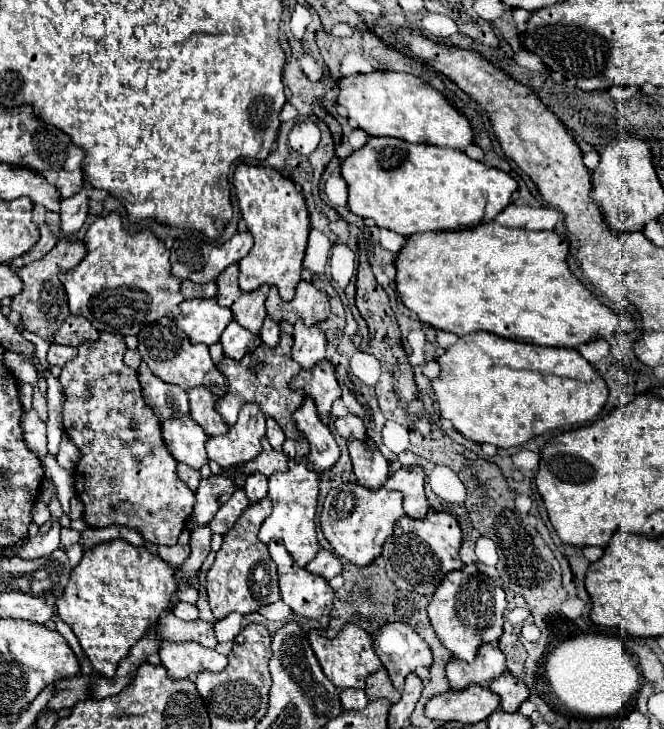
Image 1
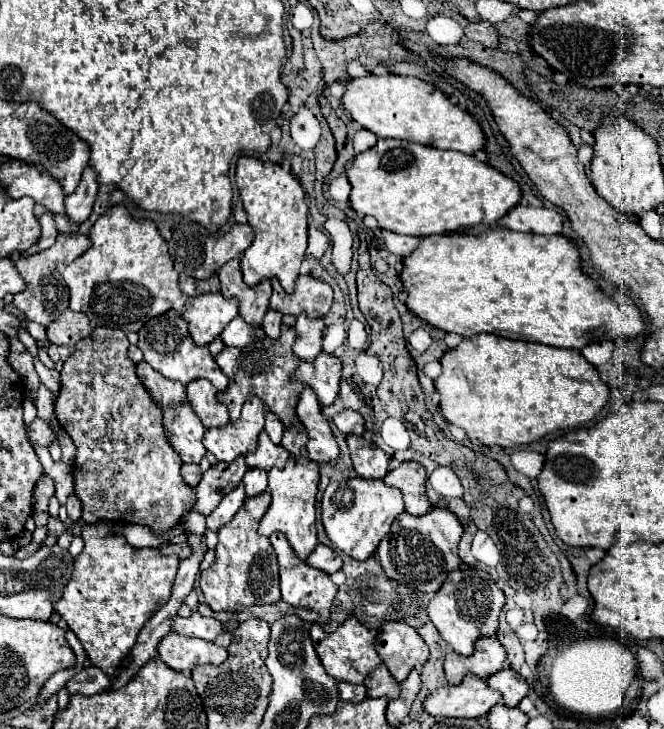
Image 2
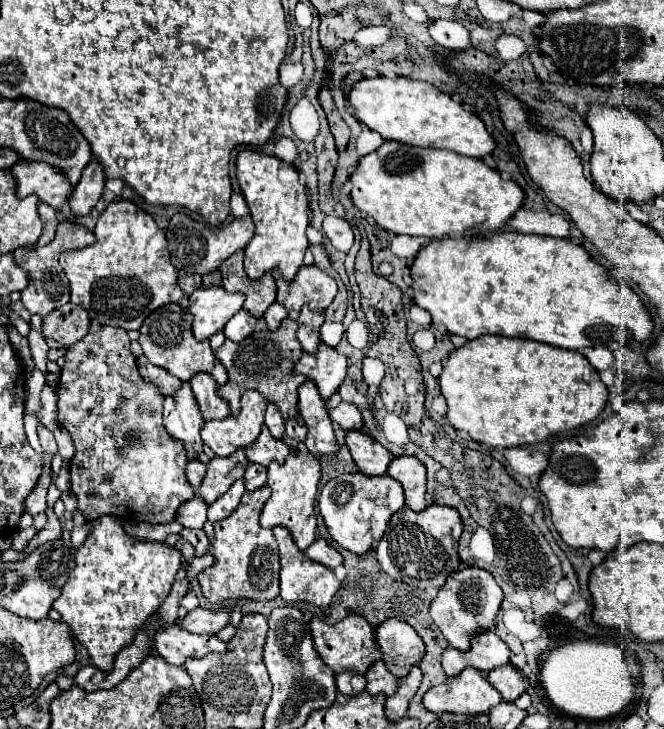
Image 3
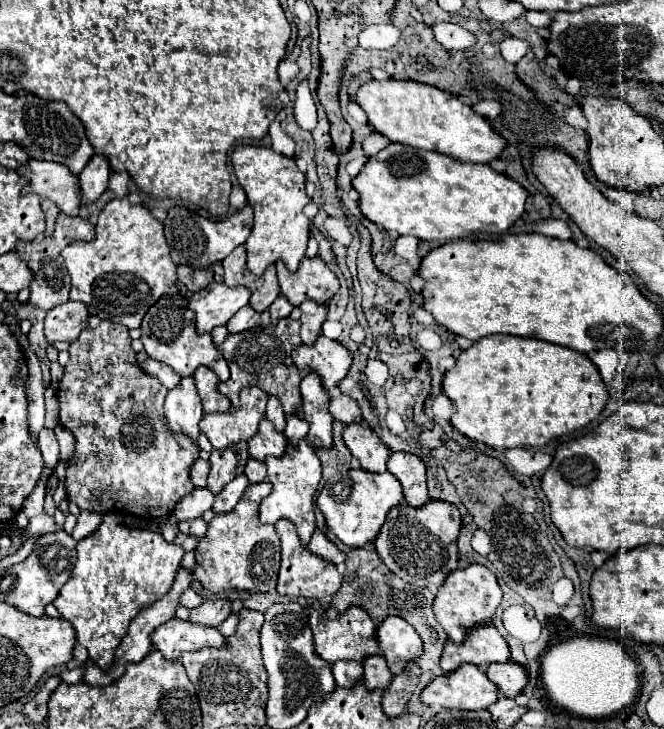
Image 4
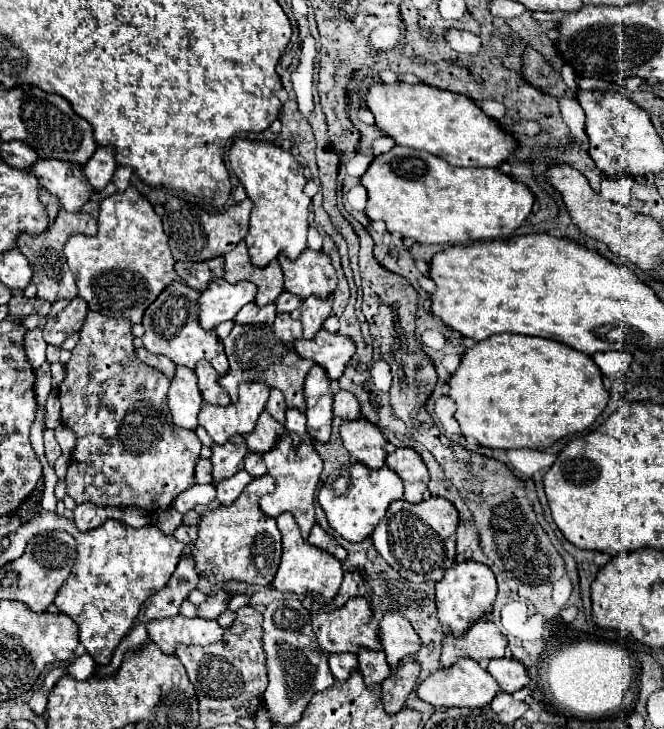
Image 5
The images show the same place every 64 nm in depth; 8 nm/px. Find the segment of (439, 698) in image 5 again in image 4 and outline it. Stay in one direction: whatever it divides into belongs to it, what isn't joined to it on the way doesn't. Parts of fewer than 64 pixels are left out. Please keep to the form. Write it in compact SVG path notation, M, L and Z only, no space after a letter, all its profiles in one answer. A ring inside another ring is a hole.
M462 664L456 672L440 674L422 690L422 702L438 708L482 710L494 704L498 688L474 664Z

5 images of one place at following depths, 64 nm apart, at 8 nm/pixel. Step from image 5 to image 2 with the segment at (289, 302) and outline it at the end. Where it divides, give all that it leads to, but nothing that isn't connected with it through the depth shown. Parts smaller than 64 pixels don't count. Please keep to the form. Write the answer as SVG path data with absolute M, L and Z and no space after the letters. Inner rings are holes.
M268 310L266 316L264 316L264 322L262 322L262 326L264 326L264 330L266 330L266 336L270 336L270 338L276 340L276 338L280 336L280 322L282 322L280 312Z

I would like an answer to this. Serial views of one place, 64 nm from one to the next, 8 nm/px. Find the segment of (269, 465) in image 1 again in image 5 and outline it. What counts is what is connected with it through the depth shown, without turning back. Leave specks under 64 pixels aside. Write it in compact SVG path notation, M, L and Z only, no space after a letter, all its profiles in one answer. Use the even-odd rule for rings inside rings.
M266 410L260 414L258 418L258 424L256 428L246 436L246 444L248 444L248 450L252 452L268 452L272 450L274 442L278 440L278 436L286 434L286 428L282 424L278 424Z

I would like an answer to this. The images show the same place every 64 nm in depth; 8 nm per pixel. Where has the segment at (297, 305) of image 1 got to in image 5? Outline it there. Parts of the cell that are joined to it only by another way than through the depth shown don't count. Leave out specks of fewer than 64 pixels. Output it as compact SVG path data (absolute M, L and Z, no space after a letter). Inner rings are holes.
M306 248L296 260L278 256L284 270L284 288L302 298L326 298L334 292L338 280L330 256L322 250Z

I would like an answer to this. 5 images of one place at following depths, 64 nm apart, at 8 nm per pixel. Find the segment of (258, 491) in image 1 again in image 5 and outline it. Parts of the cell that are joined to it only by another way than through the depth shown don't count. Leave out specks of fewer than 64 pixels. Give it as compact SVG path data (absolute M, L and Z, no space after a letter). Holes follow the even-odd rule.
M248 452L246 458L244 458L244 470L246 470L250 476L258 478L258 476L266 474L266 464L264 464L262 456L256 456L256 452Z

